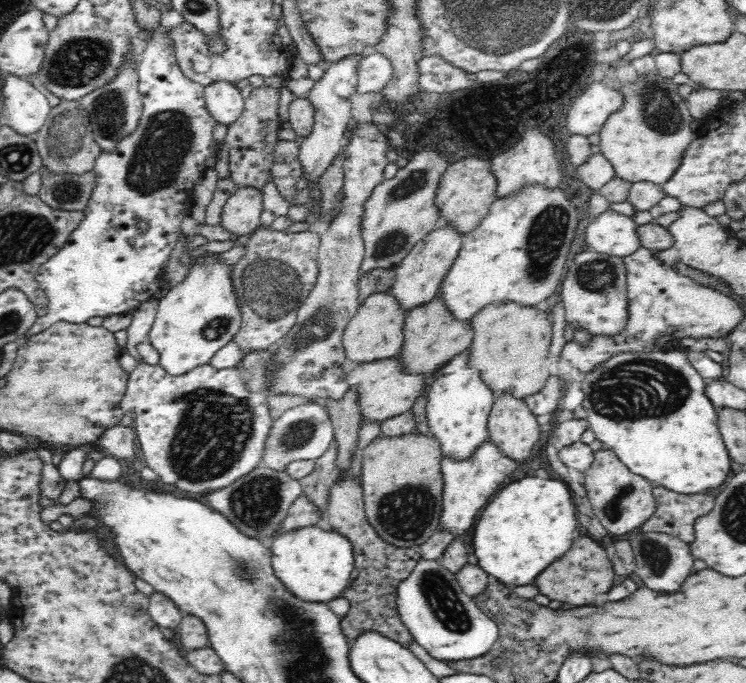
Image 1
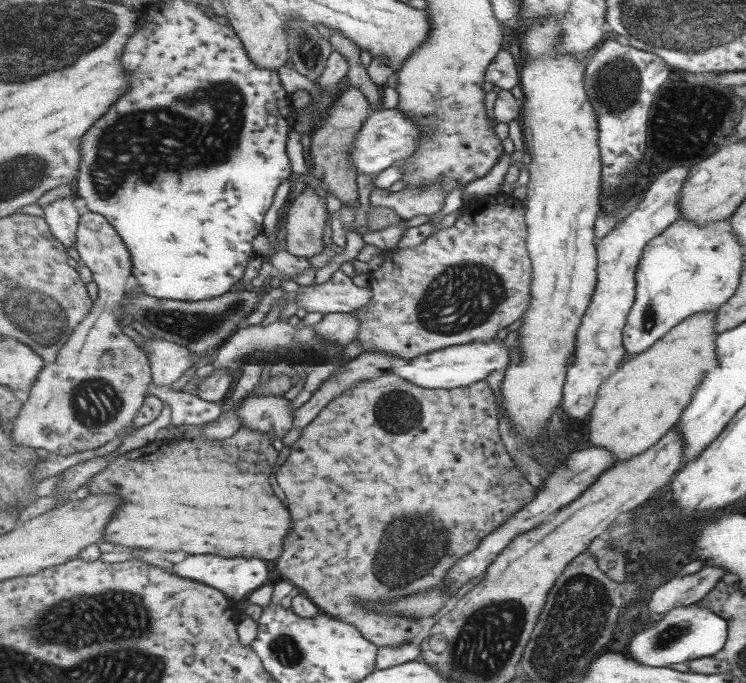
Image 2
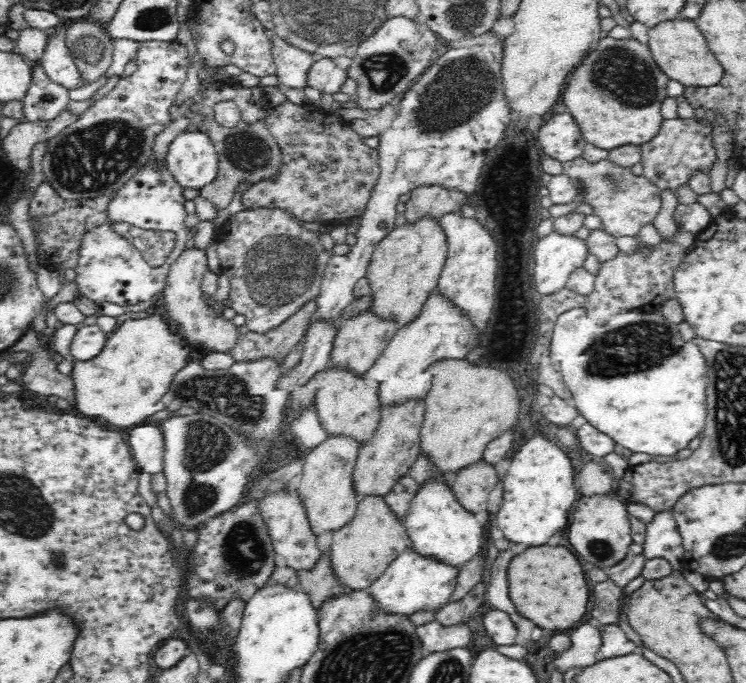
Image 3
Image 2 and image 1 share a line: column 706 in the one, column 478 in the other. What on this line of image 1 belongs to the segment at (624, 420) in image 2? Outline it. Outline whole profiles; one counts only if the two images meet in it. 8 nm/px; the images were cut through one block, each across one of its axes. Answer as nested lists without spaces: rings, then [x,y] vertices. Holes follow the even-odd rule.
[[[489,304],[477,312],[470,320],[474,336],[467,349],[467,366],[469,370],[478,372],[480,380],[487,390],[496,397],[510,395],[511,398],[524,401],[544,389],[545,382],[554,371],[554,361],[549,357],[552,338],[550,315],[538,308],[508,304]]]

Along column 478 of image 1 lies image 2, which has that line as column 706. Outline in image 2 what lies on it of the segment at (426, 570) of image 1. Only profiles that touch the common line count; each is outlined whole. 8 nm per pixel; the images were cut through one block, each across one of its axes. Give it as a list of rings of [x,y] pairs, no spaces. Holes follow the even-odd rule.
[[[698,603],[690,606],[673,608],[669,613],[655,625],[651,625],[645,630],[636,634],[628,647],[628,655],[637,659],[641,664],[645,663],[647,666],[667,667],[669,664],[683,662],[687,664],[689,661],[713,656],[724,649],[729,634],[730,624],[726,618],[715,614],[709,607],[701,607]]]

